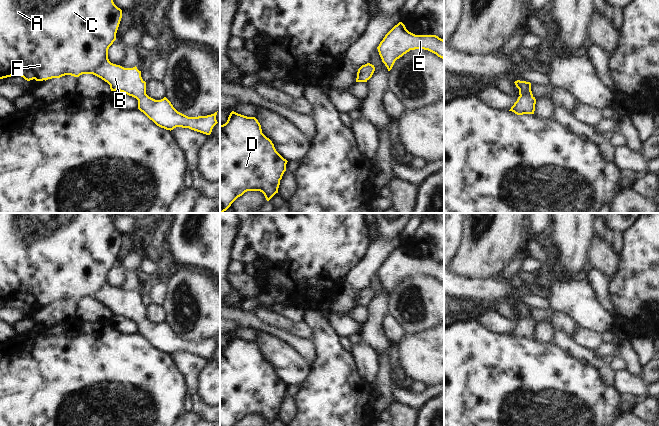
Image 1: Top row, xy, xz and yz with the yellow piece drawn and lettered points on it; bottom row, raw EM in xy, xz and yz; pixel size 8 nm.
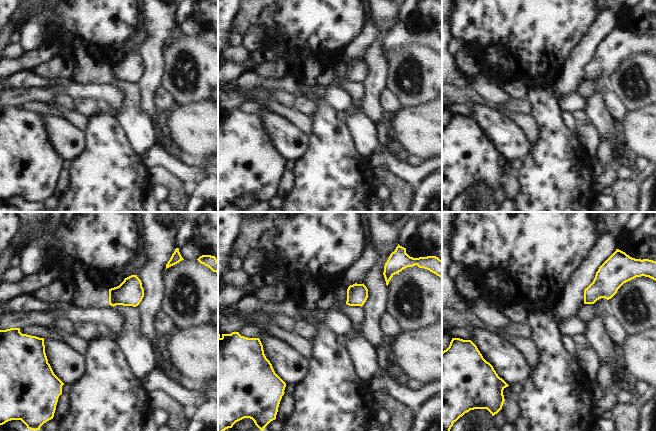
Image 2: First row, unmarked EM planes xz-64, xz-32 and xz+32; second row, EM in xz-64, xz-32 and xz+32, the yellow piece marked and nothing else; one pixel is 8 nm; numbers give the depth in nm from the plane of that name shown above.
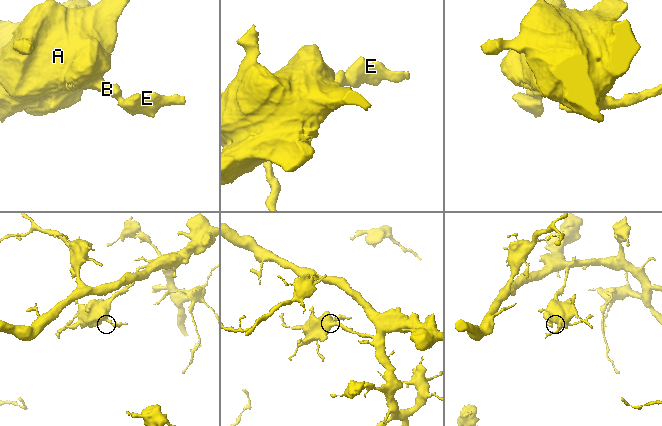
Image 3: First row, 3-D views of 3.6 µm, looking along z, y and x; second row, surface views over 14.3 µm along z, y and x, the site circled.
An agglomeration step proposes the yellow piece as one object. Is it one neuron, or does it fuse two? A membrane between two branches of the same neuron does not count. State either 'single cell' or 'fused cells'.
single cell

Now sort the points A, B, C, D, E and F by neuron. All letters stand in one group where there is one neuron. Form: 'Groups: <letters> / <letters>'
Groups: A B C D E F.

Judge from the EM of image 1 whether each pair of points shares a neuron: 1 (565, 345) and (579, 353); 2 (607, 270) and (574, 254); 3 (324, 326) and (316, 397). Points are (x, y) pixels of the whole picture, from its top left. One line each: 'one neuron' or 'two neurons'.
1: one neuron
2: two neurons
3: one neuron

